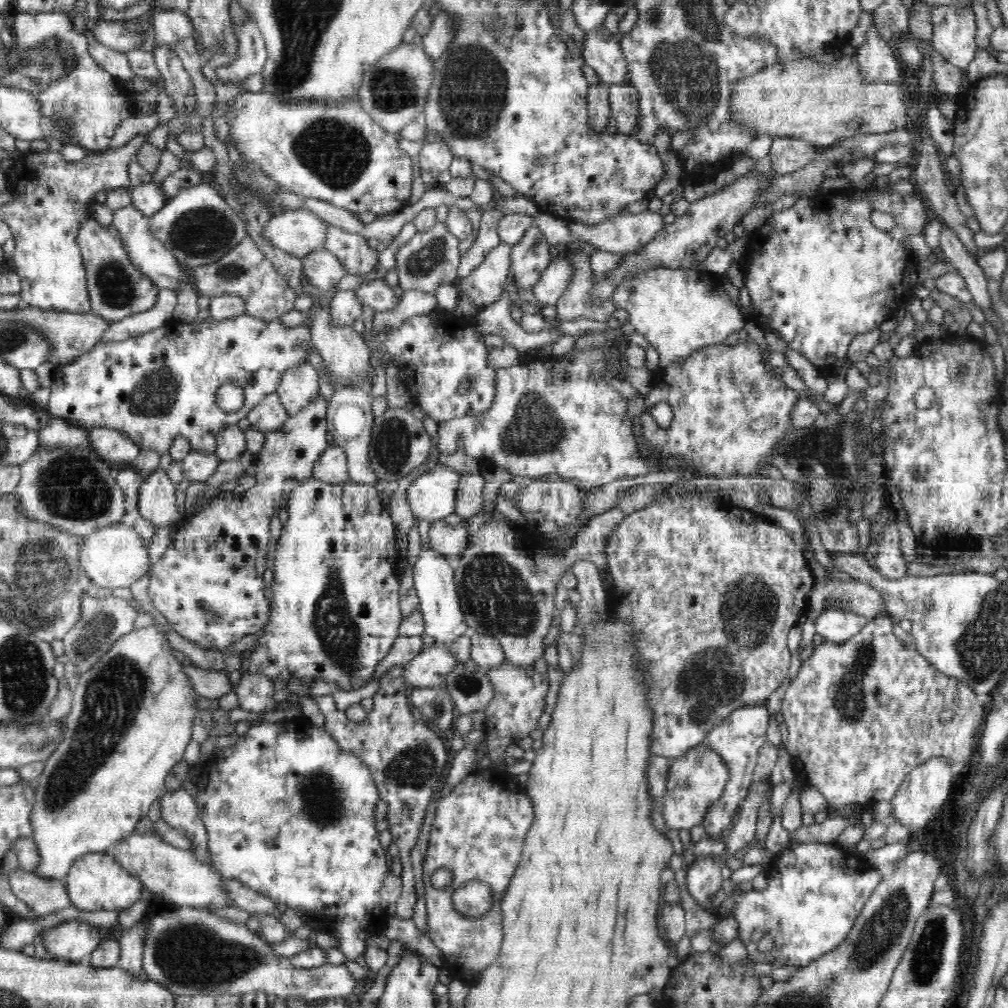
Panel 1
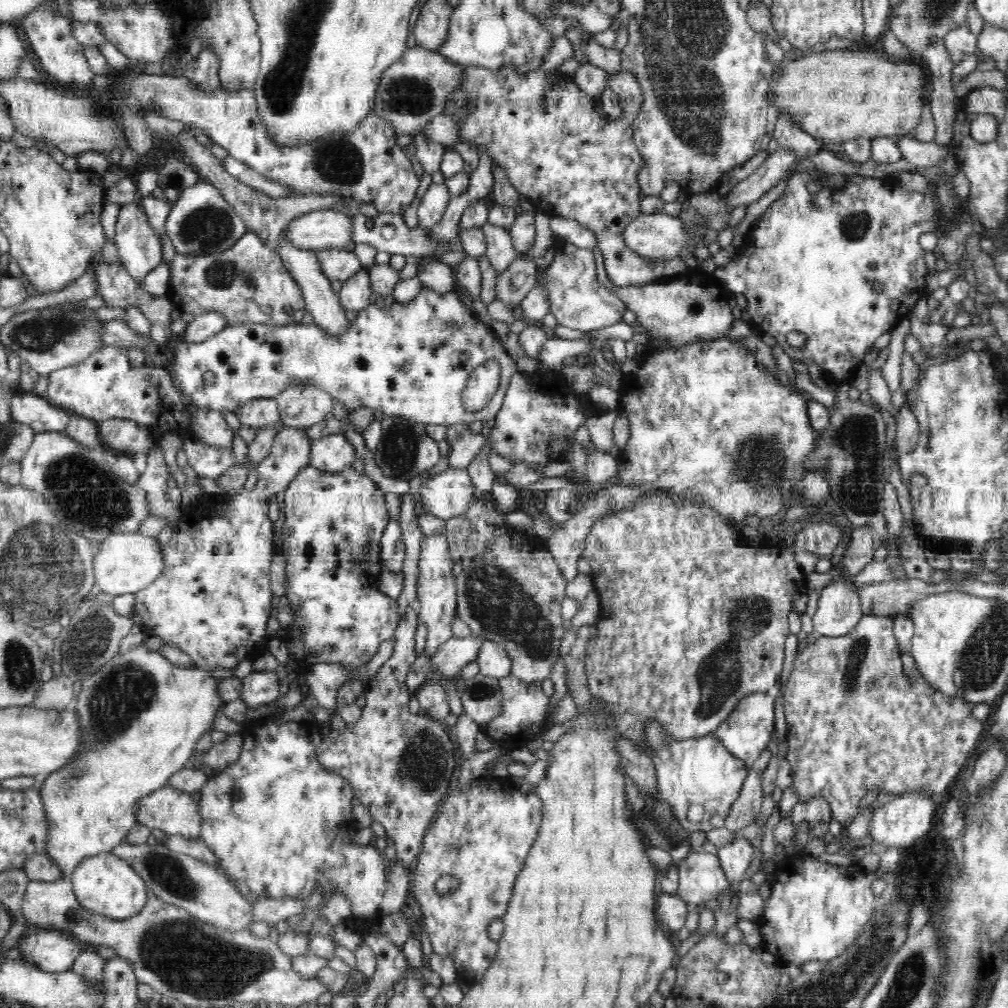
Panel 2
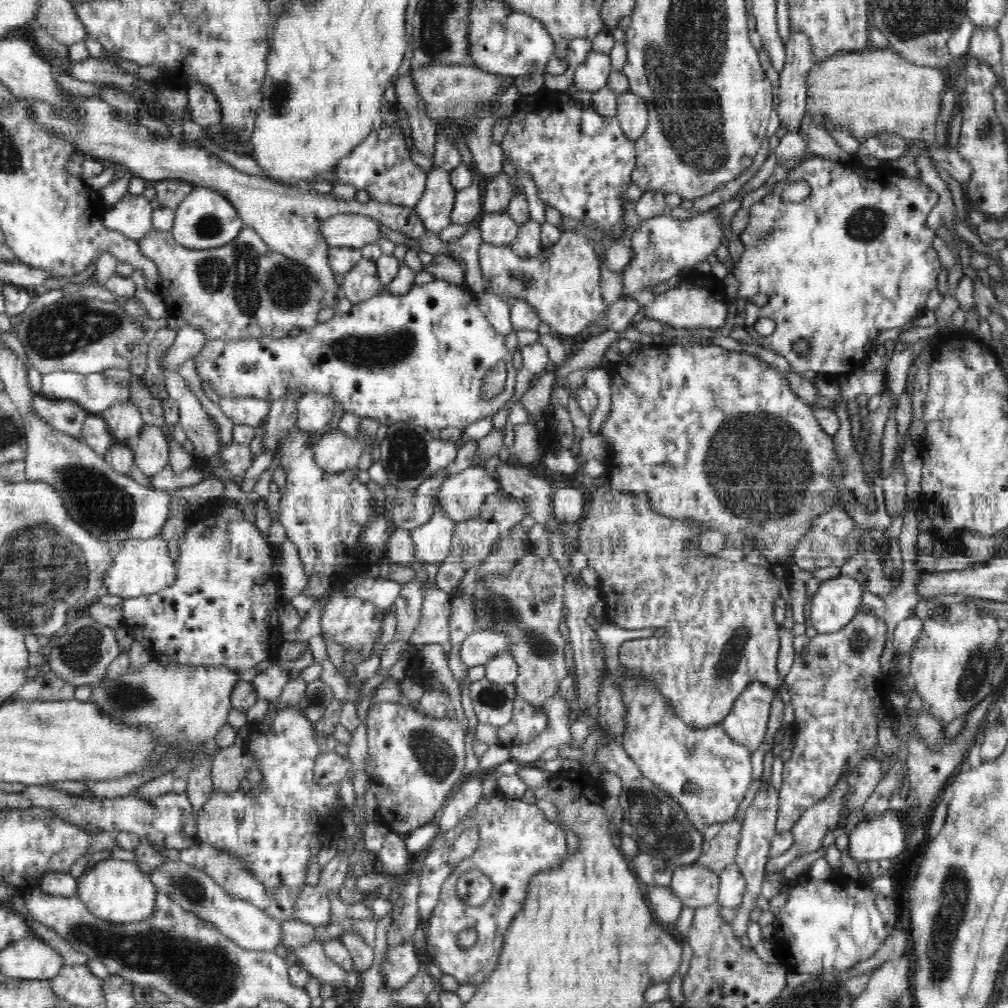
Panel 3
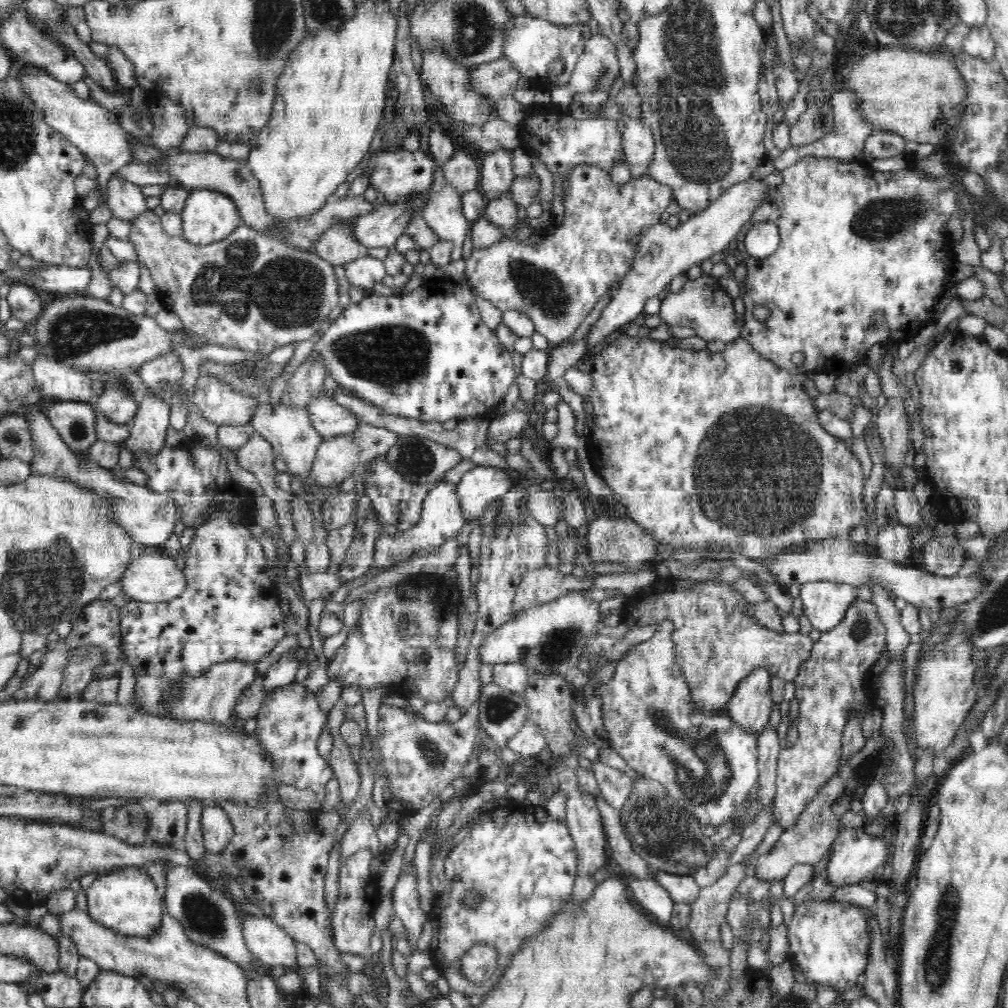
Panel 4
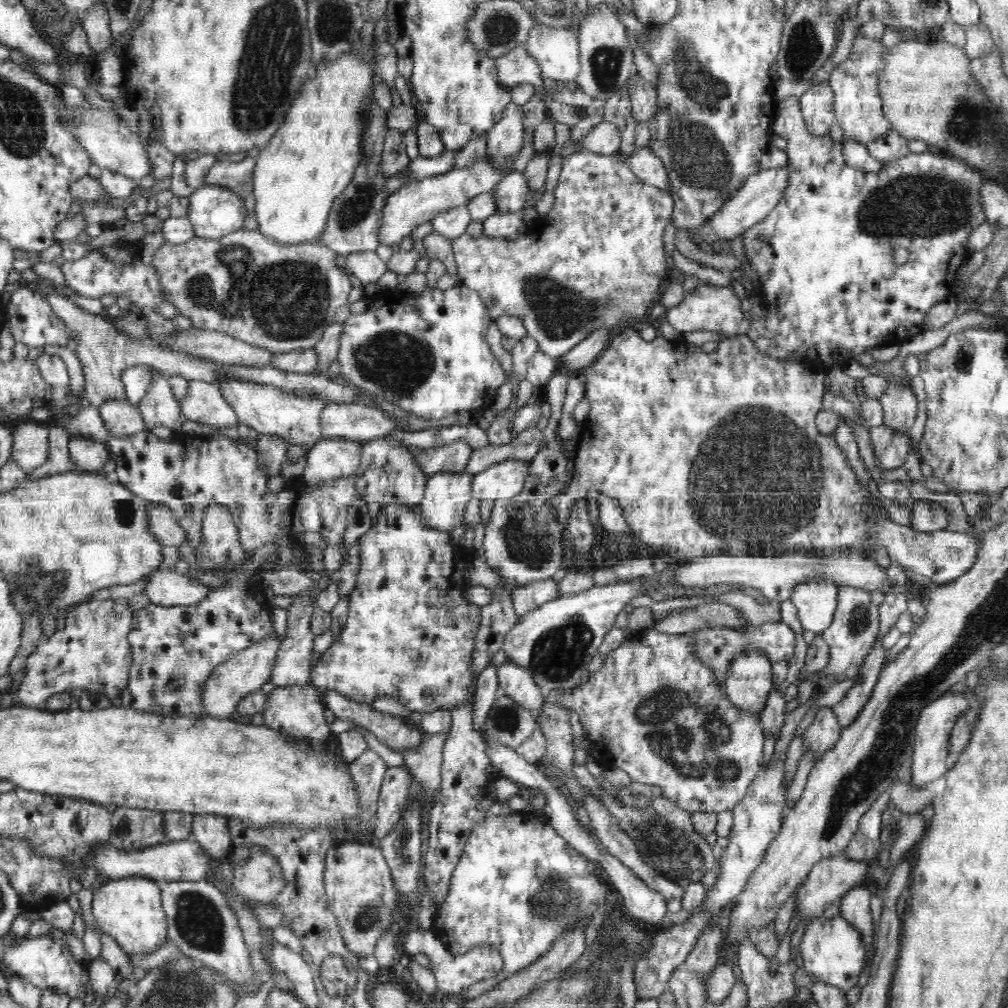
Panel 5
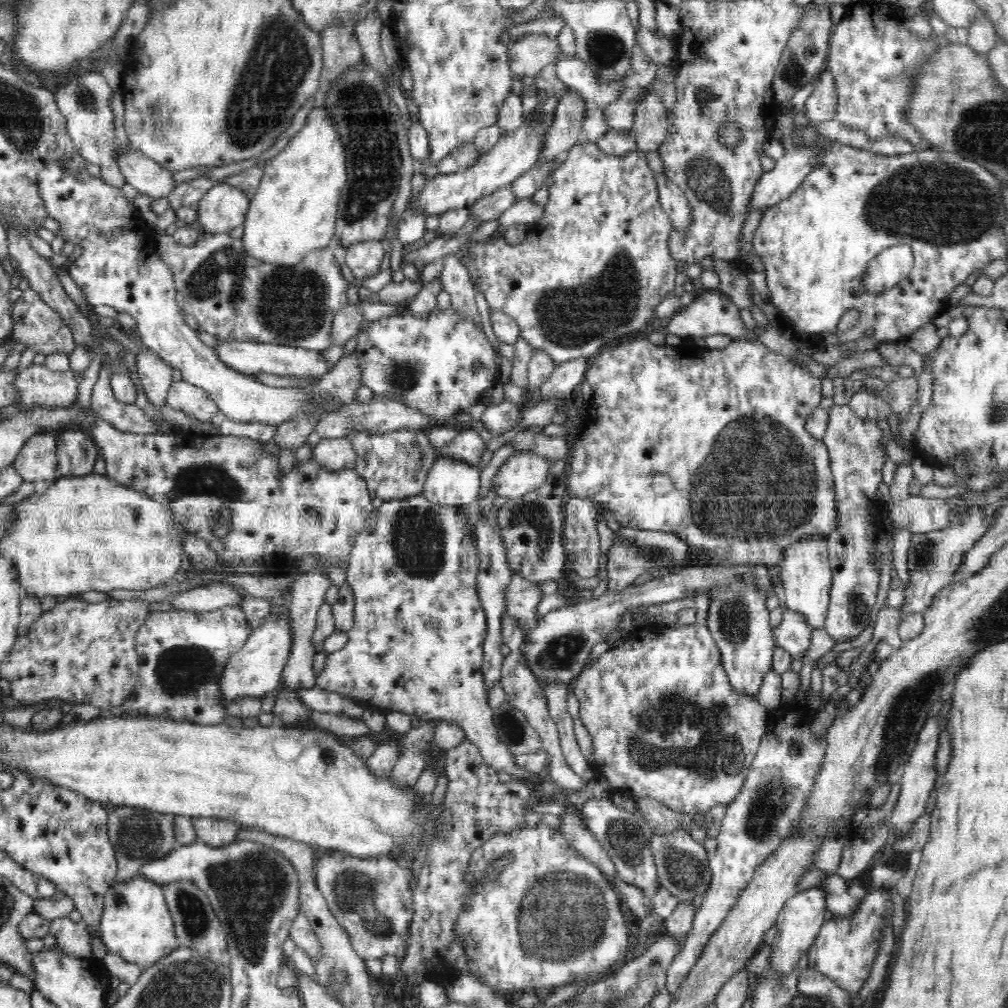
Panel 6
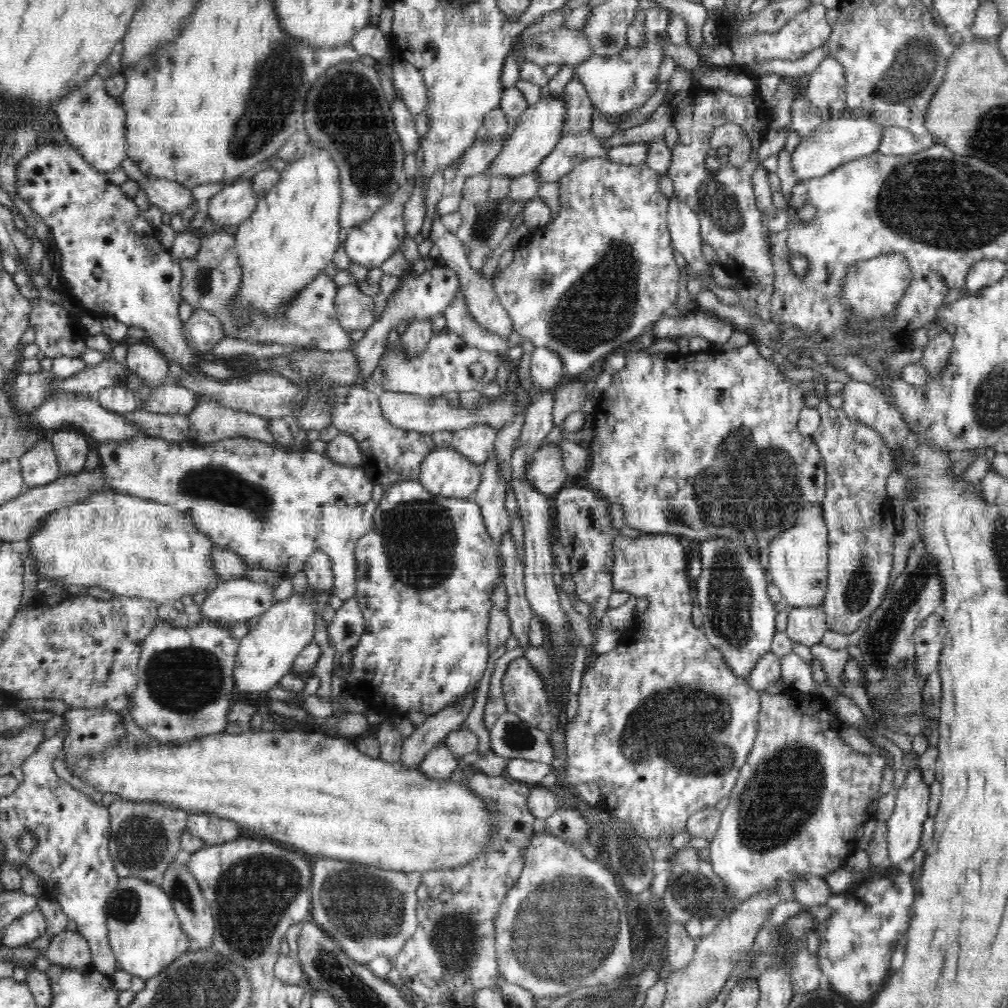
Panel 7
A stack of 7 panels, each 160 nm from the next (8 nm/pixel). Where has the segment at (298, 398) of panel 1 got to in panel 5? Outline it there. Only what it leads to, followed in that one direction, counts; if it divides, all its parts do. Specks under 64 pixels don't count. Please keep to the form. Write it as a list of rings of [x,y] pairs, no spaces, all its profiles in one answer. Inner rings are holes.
[[[330,403],[320,416],[324,439],[343,438],[359,442],[386,437],[399,428],[378,407],[360,403]]]

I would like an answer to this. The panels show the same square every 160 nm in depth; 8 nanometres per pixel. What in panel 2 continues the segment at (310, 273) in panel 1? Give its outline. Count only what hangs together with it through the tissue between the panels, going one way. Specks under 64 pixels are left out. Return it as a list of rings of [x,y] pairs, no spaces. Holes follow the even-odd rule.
[[[320,249],[316,251],[320,267],[324,275],[331,281],[344,282],[354,276],[362,268],[362,264],[354,251],[346,249]]]

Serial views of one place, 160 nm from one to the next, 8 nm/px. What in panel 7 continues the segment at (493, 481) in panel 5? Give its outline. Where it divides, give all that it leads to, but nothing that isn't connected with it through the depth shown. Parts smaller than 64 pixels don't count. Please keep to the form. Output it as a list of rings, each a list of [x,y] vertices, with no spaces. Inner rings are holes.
[[[555,444],[544,445],[536,450],[532,462],[526,466],[526,479],[534,489],[547,496],[554,496],[568,478],[564,468],[562,451]]]

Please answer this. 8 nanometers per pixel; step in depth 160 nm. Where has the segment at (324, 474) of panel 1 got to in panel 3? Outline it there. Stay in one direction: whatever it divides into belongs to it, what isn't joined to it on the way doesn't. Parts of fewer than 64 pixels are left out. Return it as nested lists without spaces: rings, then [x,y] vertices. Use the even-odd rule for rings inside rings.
[[[340,430],[322,434],[313,445],[315,463],[327,472],[328,477],[343,476],[357,466],[362,456],[362,446],[354,437]]]

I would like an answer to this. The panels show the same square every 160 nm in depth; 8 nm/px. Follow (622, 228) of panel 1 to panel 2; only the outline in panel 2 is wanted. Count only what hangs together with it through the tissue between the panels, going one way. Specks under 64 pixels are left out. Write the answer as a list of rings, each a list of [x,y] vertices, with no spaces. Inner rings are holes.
[[[667,213],[640,214],[622,232],[630,250],[650,262],[682,257],[682,248],[692,244],[686,225]]]

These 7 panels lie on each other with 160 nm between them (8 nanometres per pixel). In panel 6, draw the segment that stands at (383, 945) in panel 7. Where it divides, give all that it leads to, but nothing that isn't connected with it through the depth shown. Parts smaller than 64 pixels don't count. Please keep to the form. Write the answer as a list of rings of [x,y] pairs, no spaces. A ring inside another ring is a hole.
[[[323,851],[315,862],[315,873],[317,887],[326,899],[331,915],[348,933],[356,954],[363,959],[382,959],[383,956],[396,956],[400,959],[414,914],[413,892],[410,889],[414,874],[412,858],[356,858],[338,851]]]

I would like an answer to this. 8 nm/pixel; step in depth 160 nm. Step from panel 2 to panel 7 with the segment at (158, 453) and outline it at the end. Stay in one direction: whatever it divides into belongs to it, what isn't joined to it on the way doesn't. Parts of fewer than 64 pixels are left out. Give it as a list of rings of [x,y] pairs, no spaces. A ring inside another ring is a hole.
[[[149,343],[134,344],[127,348],[125,363],[152,389],[163,384],[170,376],[167,360]]]

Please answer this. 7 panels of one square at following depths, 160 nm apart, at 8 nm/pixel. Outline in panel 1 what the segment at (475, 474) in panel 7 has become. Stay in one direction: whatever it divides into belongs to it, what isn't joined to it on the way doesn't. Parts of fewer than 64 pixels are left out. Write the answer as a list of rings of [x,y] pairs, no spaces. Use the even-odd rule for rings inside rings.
[[[428,548],[421,552],[413,568],[414,591],[418,595],[419,610],[425,622],[424,632],[432,636],[436,642],[447,644],[454,643],[459,636],[470,632],[469,626],[465,623],[456,589],[454,565],[449,563],[444,556]]]

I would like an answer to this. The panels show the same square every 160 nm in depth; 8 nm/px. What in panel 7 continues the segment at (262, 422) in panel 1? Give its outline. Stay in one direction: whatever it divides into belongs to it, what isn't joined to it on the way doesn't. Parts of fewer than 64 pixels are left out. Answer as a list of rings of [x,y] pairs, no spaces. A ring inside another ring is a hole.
[[[169,382],[152,388],[146,404],[141,409],[154,414],[188,416],[200,398],[200,394]]]

